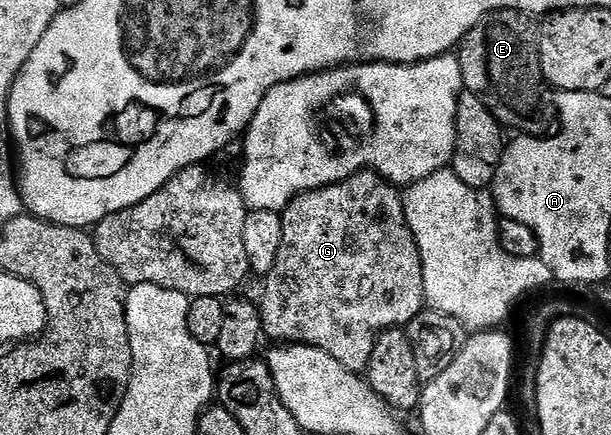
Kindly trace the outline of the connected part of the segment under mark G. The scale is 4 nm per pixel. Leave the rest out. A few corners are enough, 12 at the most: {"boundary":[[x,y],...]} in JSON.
{"boundary":[[363,169],[287,206],[268,340],[366,372],[424,310],[403,195]]}

